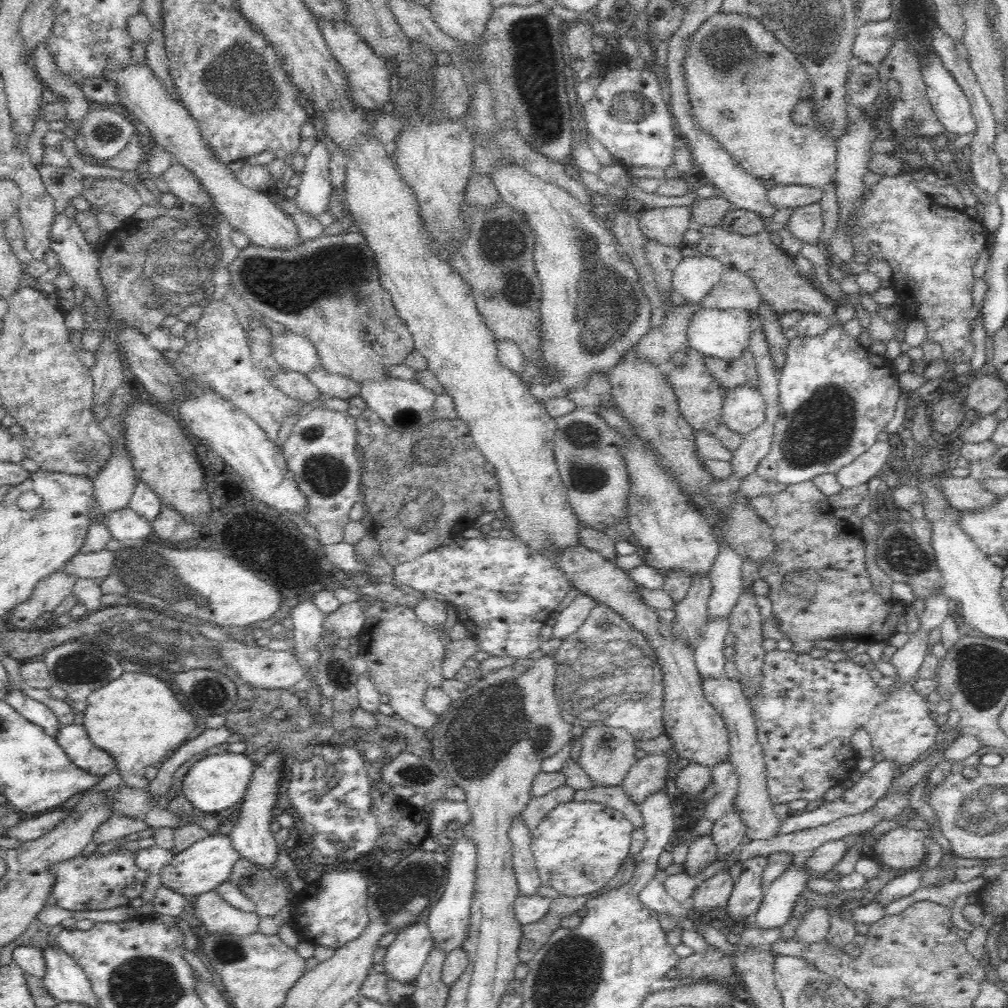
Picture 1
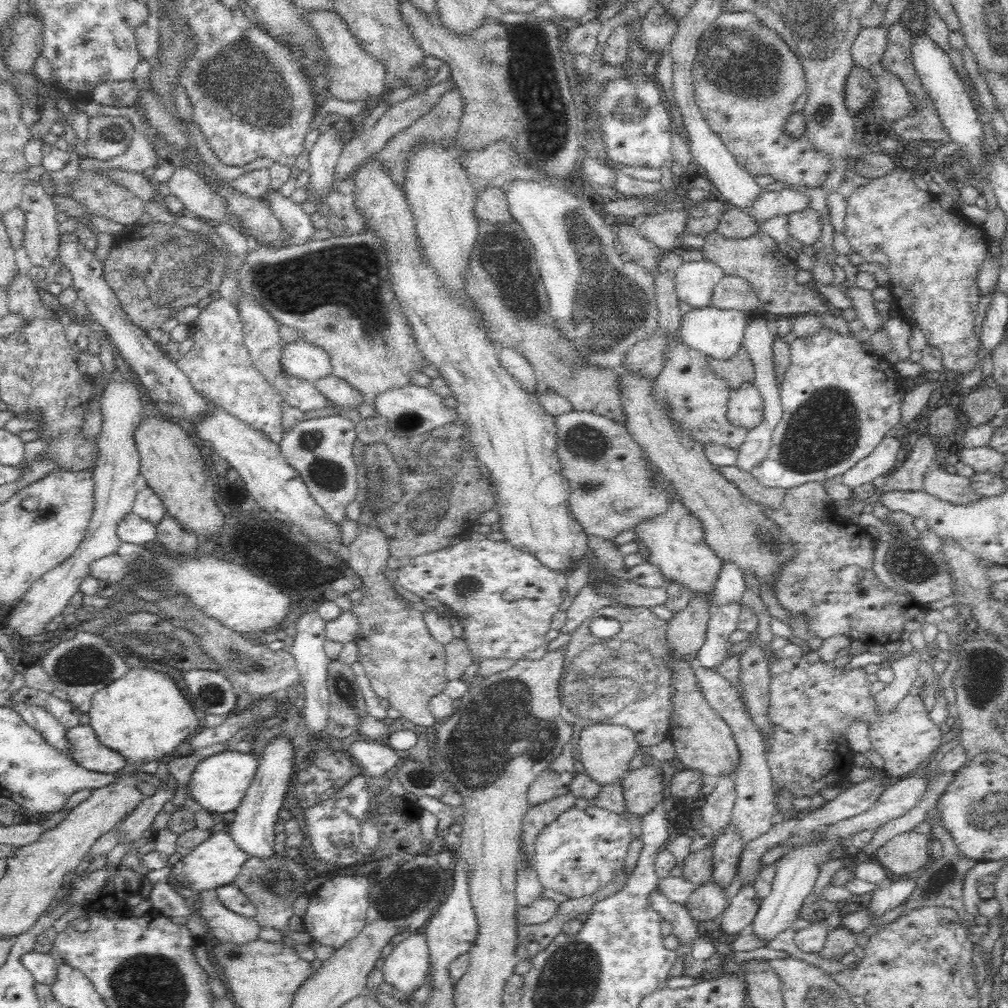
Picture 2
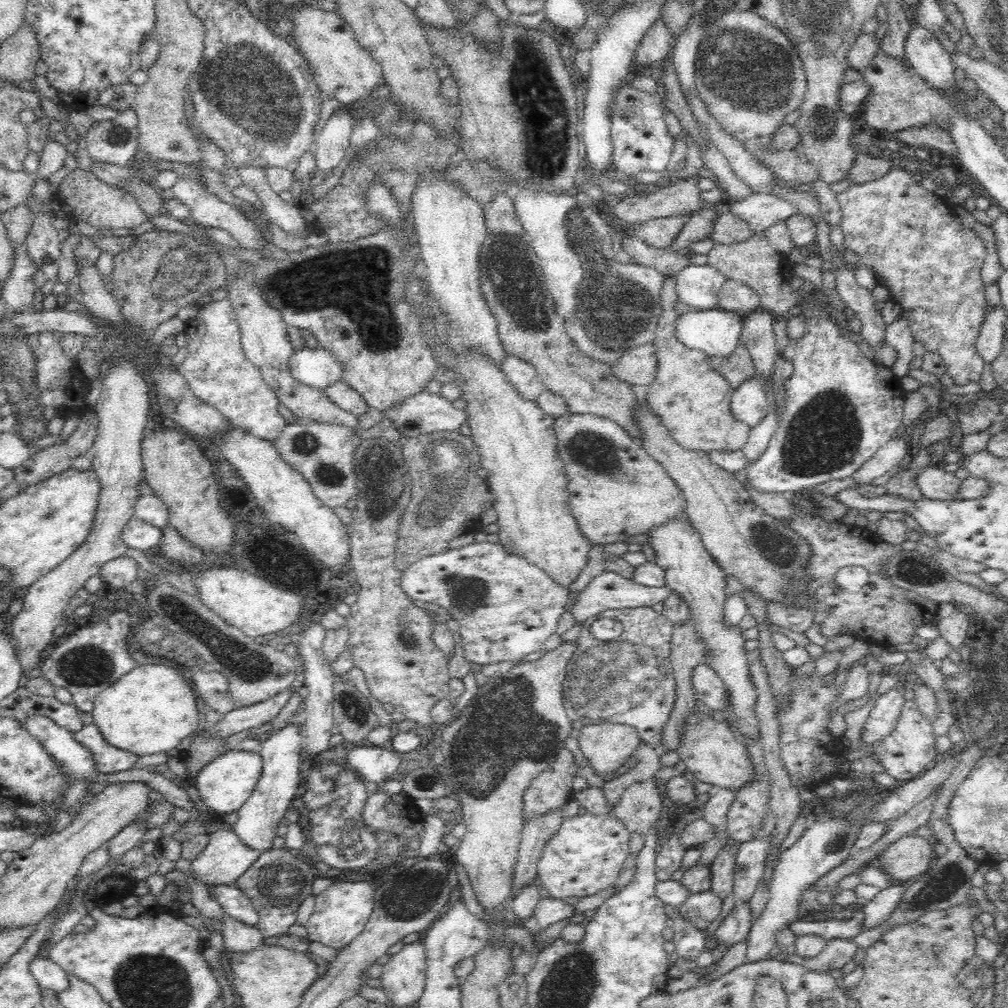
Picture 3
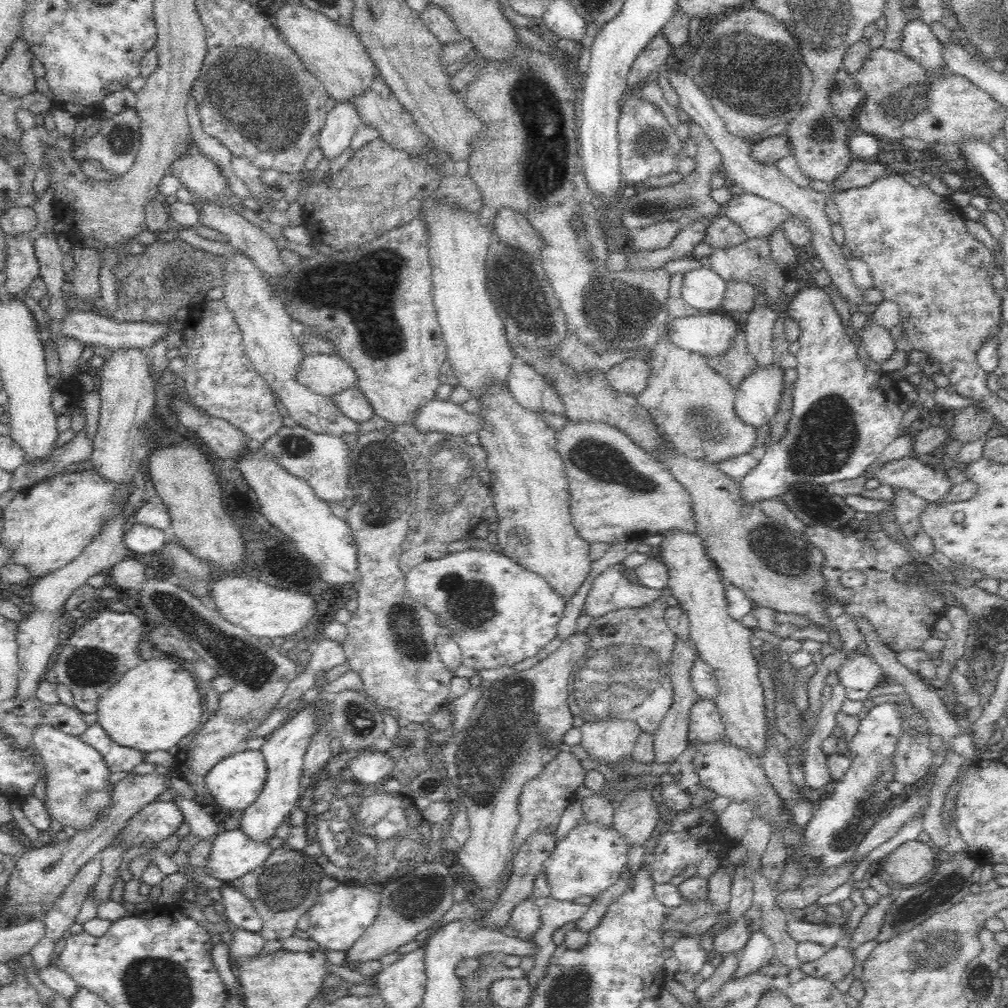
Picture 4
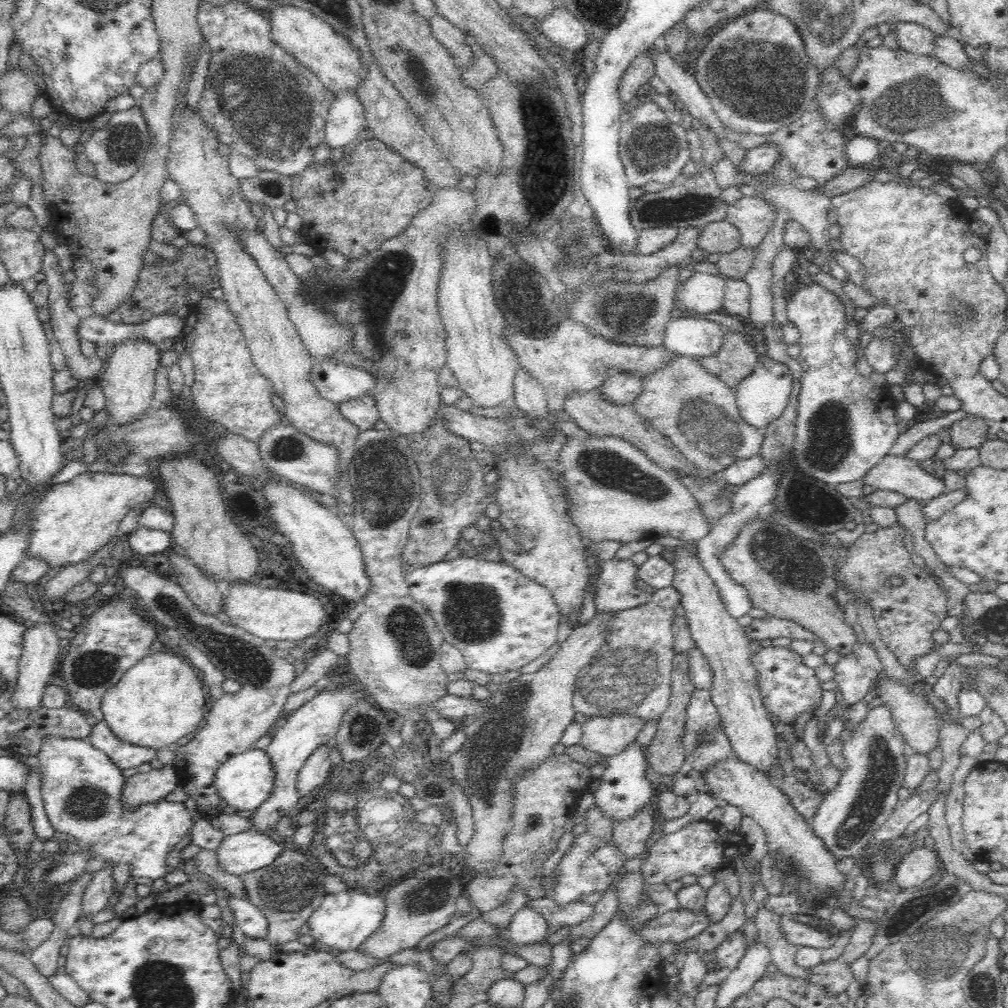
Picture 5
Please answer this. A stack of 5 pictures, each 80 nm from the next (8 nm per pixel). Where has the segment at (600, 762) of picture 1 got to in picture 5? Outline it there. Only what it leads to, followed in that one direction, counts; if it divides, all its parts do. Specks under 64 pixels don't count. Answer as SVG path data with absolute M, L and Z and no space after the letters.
M625 713L587 717L579 745L600 756L614 756L635 742L645 722L635 714Z

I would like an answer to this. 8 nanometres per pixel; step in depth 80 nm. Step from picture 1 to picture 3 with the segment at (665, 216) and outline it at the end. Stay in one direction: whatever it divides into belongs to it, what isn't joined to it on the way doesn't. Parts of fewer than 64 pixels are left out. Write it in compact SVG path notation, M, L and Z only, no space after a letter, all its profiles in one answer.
M681 216L652 219L634 227L634 235L648 246L666 249L678 236L683 225Z

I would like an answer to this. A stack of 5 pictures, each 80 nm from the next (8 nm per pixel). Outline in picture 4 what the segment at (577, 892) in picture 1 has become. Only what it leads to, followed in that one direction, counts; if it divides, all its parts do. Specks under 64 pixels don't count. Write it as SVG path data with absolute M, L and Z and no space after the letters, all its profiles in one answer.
M580 821L544 861L550 896L560 902L572 903L580 896L601 895L621 877L628 851L625 841L613 826L602 829L600 825Z

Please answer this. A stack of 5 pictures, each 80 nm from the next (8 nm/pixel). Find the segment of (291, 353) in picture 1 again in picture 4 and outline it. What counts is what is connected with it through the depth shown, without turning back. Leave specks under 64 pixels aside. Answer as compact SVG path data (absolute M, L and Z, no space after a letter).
M322 353L303 358L297 379L329 399L348 389L358 389L359 383L356 371L344 359Z

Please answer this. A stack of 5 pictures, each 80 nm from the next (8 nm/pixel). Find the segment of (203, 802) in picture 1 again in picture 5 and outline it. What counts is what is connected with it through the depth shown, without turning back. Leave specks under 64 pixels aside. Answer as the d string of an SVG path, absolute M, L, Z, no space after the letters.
M250 749L227 760L214 779L215 789L228 806L236 810L256 810L275 787L275 772L272 761L264 749Z

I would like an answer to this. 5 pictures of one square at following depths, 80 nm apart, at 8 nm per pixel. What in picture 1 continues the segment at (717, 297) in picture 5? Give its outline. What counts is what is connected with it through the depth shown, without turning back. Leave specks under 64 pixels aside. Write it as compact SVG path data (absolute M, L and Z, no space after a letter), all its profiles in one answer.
M706 255L685 257L676 267L673 290L686 302L700 305L709 295L712 287L720 282L724 271L722 263L718 263L712 257Z

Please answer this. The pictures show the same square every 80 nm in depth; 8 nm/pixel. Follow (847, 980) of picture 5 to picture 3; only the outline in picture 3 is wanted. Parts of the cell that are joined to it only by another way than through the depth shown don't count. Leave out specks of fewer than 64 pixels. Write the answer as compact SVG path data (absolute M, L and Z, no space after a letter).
M834 939L827 942L824 950L810 960L794 955L790 957L790 960L785 961L800 965L810 971L830 974L832 971L841 972L842 968L852 961L856 950L853 939Z

